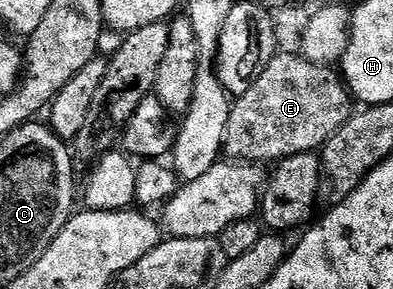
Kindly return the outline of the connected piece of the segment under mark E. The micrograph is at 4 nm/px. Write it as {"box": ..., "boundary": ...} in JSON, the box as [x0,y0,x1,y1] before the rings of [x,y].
{"box":[224,54,352,165],"boundary":[[[275,54],[265,60],[264,66],[254,76],[253,83],[247,92],[233,100],[228,117],[228,129],[224,151],[231,160],[249,163],[251,165],[273,164],[279,159],[287,159],[293,155],[314,153],[321,148],[344,125],[352,114],[351,96],[348,94],[343,80],[334,75],[329,66],[321,67],[308,62],[301,54]]]}

